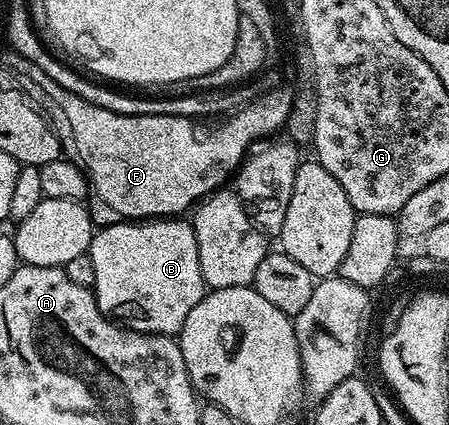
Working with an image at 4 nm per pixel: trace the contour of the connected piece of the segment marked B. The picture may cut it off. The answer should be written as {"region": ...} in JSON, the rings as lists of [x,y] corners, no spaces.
{"region":[[[156,217],[151,221],[116,221],[113,227],[104,227],[95,232],[92,236],[92,246],[90,254],[94,263],[94,285],[92,290],[96,296],[96,304],[103,315],[109,319],[128,327],[131,331],[145,331],[155,335],[179,336],[182,325],[186,325],[186,317],[190,317],[190,309],[202,301],[206,293],[204,278],[202,277],[202,265],[198,261],[198,241],[194,237],[194,229],[191,222],[184,217]]]}

